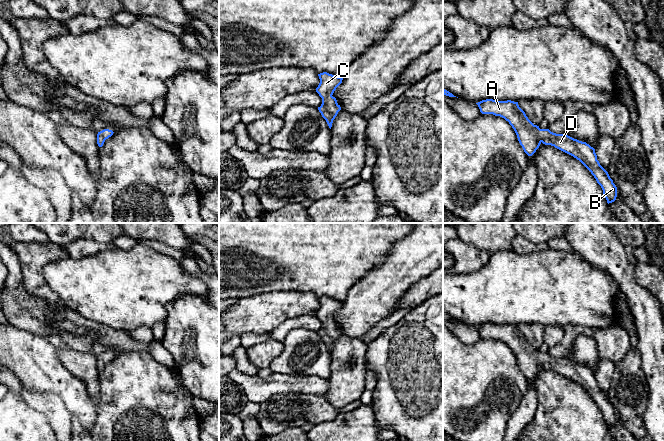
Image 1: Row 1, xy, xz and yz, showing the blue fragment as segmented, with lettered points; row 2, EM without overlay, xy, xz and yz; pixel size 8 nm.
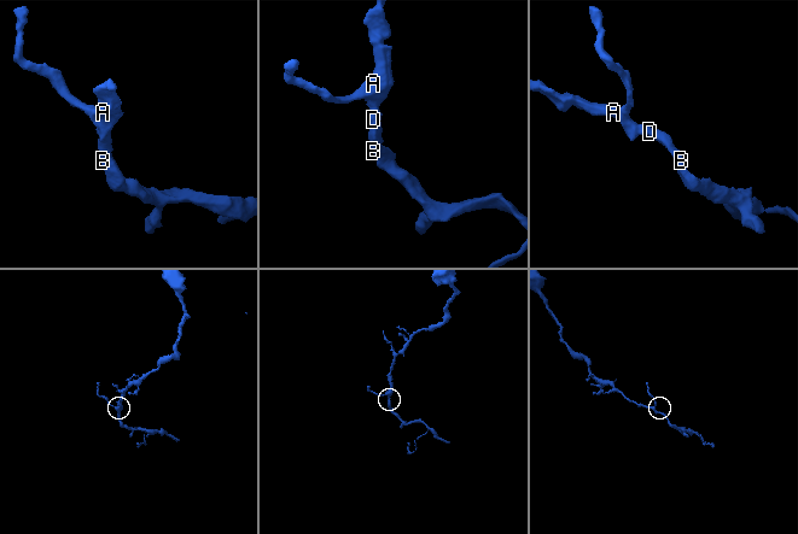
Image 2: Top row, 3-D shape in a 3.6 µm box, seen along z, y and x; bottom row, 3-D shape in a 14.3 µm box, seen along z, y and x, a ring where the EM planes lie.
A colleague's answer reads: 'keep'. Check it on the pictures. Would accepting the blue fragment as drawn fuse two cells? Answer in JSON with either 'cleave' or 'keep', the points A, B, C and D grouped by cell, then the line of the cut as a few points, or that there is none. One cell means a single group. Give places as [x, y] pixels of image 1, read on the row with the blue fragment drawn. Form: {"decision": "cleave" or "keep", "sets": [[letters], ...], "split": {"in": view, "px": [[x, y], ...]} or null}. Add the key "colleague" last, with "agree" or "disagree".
{"decision": "keep", "sets": [["A", "B", "C", "D"]], "split": null, "colleague": "agree"}

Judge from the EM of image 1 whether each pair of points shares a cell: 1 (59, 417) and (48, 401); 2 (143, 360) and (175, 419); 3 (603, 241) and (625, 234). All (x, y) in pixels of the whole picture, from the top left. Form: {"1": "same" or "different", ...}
{"1": "same", "2": "same", "3": "different"}

